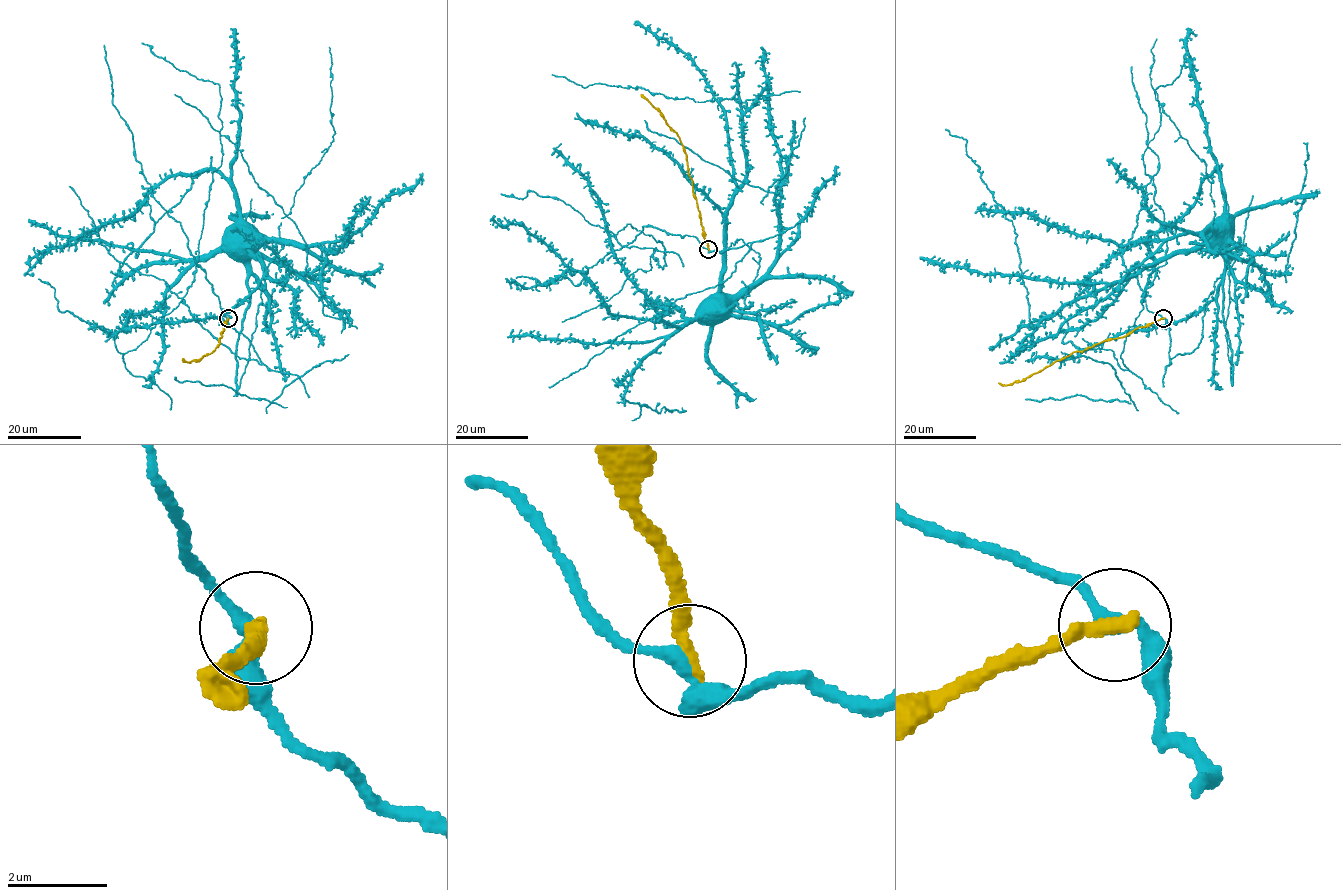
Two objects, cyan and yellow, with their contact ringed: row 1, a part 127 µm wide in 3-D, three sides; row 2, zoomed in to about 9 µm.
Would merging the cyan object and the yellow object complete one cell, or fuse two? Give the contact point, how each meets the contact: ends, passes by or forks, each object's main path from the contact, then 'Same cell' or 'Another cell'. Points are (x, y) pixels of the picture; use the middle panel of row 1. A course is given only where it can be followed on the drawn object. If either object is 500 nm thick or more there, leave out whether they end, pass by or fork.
Place: (708, 249). At the ring cyan passes by. At the ring yellow ends. Course of cyan: (708, 249), (722, 252), (752, 242), (728, 278), (678, 298), (657, 316), (666, 322), (688, 324), (711, 299). Course of yellow: (708, 249), (683, 145), (659, 112), (640, 94). Another cell

